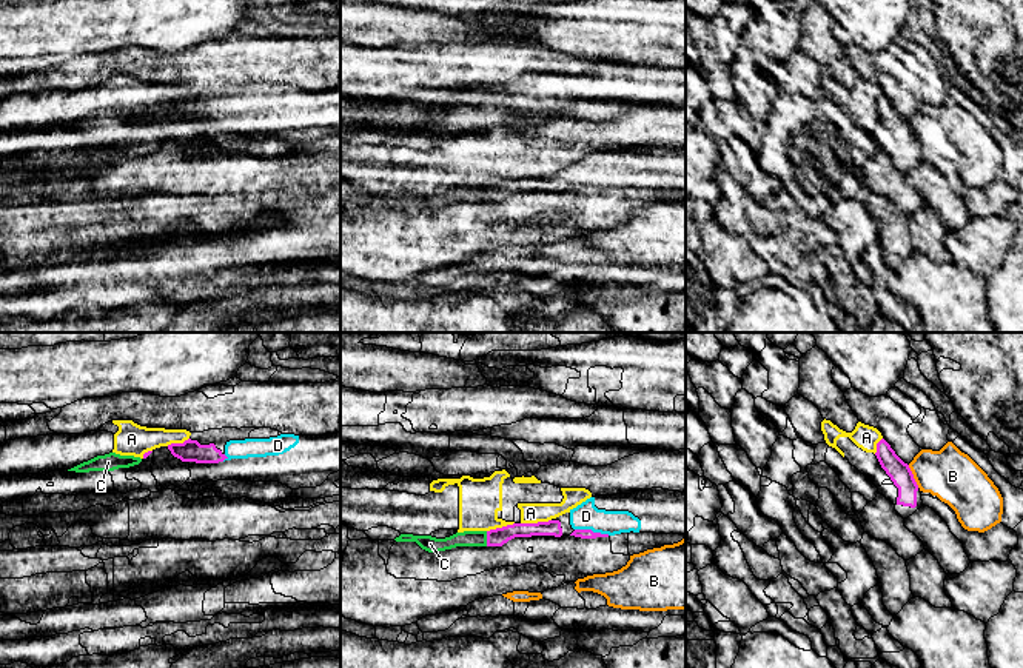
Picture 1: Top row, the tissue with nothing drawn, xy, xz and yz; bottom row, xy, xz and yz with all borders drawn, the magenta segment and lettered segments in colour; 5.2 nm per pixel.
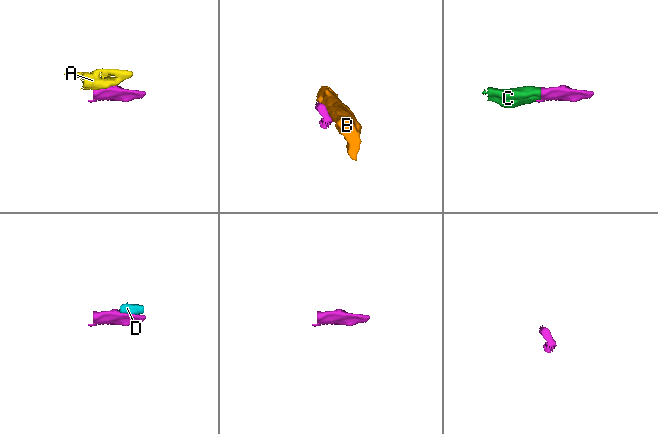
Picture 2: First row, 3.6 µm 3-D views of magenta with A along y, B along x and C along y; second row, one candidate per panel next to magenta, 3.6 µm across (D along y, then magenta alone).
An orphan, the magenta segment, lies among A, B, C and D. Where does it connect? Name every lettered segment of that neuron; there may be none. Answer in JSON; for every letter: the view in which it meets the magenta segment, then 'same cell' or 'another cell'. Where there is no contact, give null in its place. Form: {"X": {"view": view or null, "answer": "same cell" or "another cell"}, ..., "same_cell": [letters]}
{"A": {"view": "xz", "answer": "another cell"}, "B": {"view": "yz", "answer": "another cell"}, "C": {"view": "xz", "answer": "same cell"}, "D": {"view": "xz", "answer": "same cell"}, "same_cell": ["C", "D"]}

